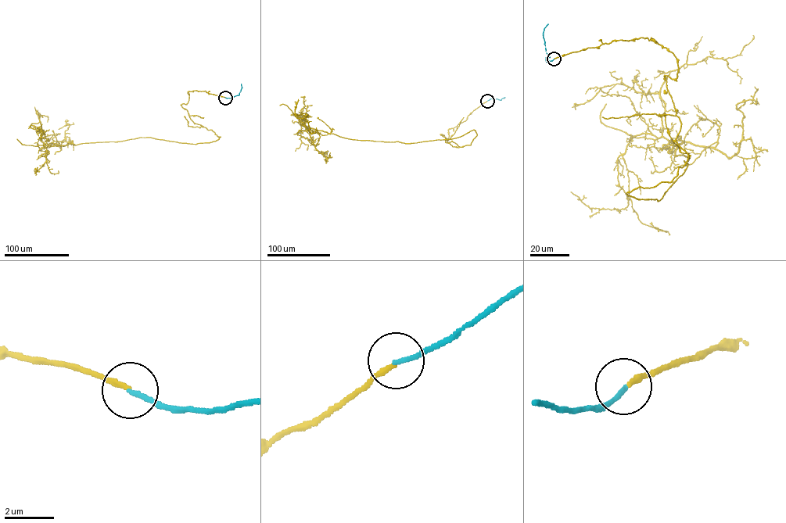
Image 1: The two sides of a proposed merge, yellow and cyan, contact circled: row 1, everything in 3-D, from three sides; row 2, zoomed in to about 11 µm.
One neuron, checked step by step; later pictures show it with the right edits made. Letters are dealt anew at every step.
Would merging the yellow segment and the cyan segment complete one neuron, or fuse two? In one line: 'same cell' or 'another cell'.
same cell

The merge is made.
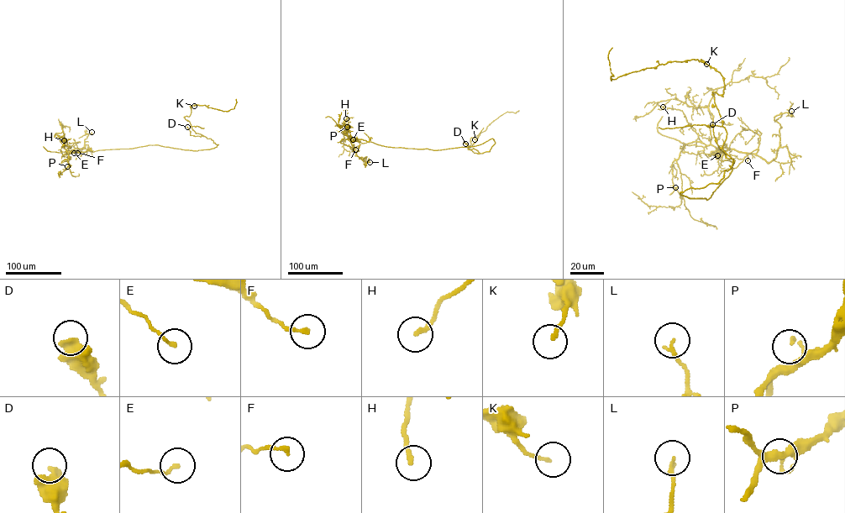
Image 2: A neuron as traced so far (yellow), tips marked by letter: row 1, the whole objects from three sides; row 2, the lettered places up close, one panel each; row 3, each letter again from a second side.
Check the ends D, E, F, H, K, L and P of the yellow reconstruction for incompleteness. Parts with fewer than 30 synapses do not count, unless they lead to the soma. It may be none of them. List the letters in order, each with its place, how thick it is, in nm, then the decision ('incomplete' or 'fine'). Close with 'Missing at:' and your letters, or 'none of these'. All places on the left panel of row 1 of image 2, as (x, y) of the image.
D: (187, 127) | 550 nm | fine
E: (74, 153) | 150 nm | fine
F: (77, 153) | 150 nm | fine
H: (64, 140) | 190 nm | fine
K: (194, 106) | 140 nm | fine
L: (91, 132) | 150 nm | fine
P: (67, 166) | 110 nm | fine
Missing at: none of these

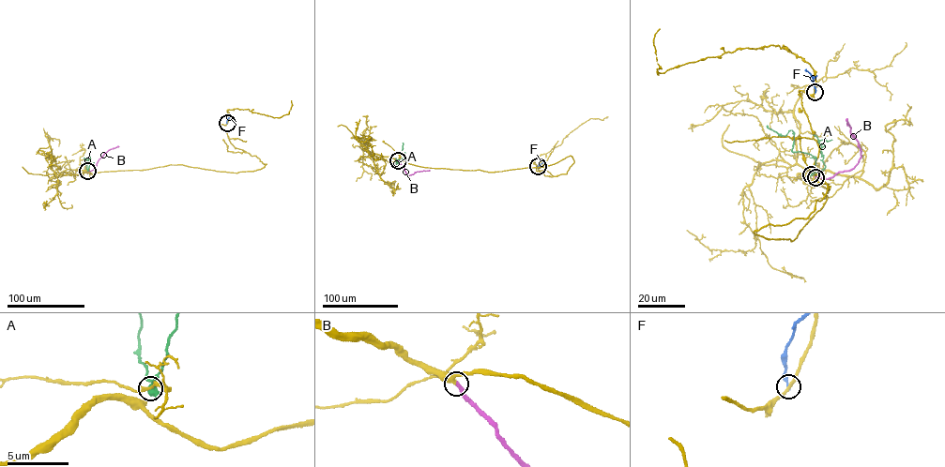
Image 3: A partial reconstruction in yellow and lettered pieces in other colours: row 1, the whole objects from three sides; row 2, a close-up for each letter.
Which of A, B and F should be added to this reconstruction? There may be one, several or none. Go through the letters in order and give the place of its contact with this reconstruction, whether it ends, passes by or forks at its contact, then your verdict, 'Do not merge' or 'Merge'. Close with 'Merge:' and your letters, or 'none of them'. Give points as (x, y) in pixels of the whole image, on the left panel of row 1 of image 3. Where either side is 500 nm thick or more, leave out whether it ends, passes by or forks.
A: Touches yellow at (87, 171). Do not merge
B: Touches yellow at (87, 171). It ends there. Merge
F: Touches yellow at (227, 123). It ends there. Do not merge
Merge: B

